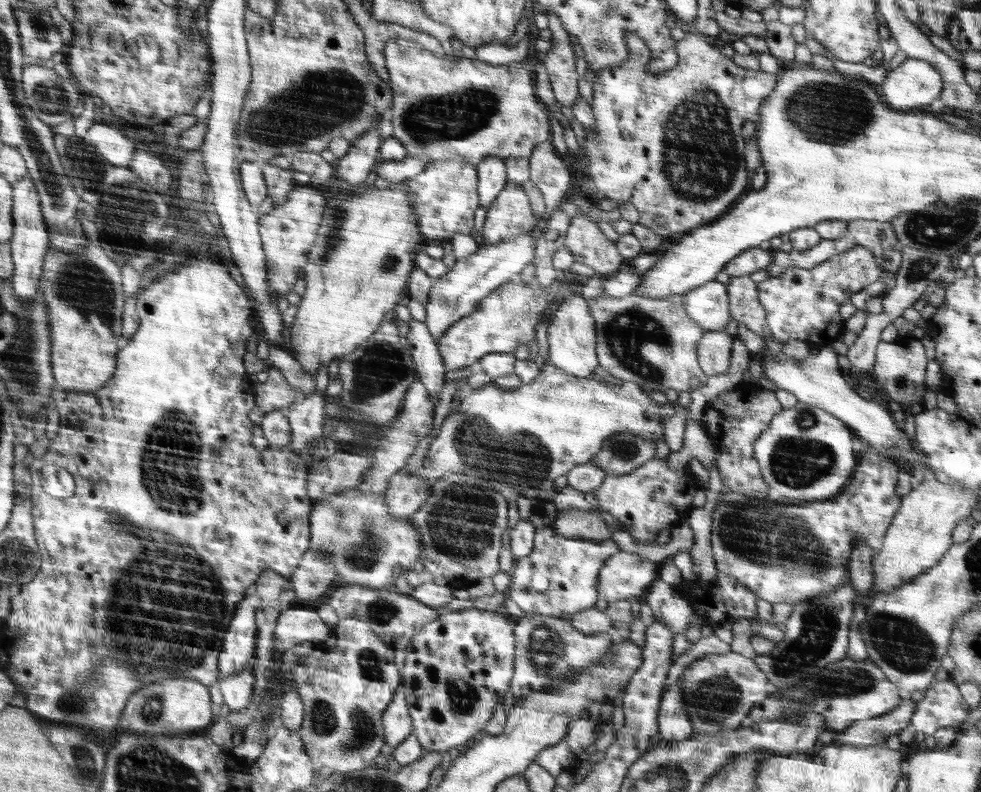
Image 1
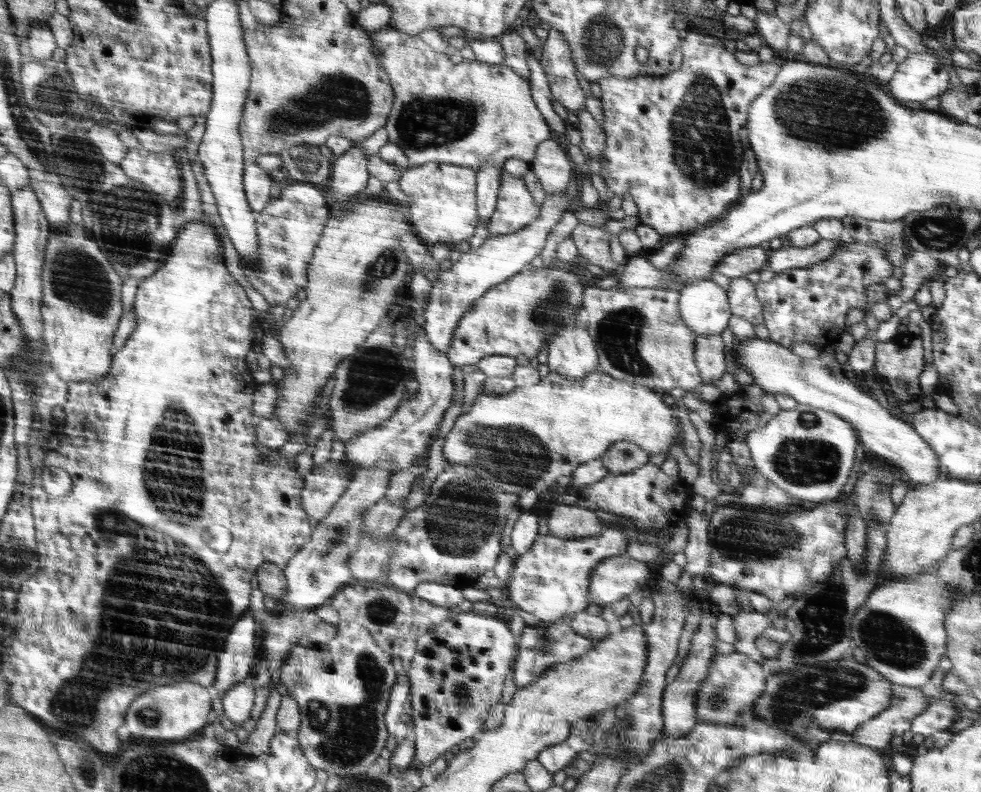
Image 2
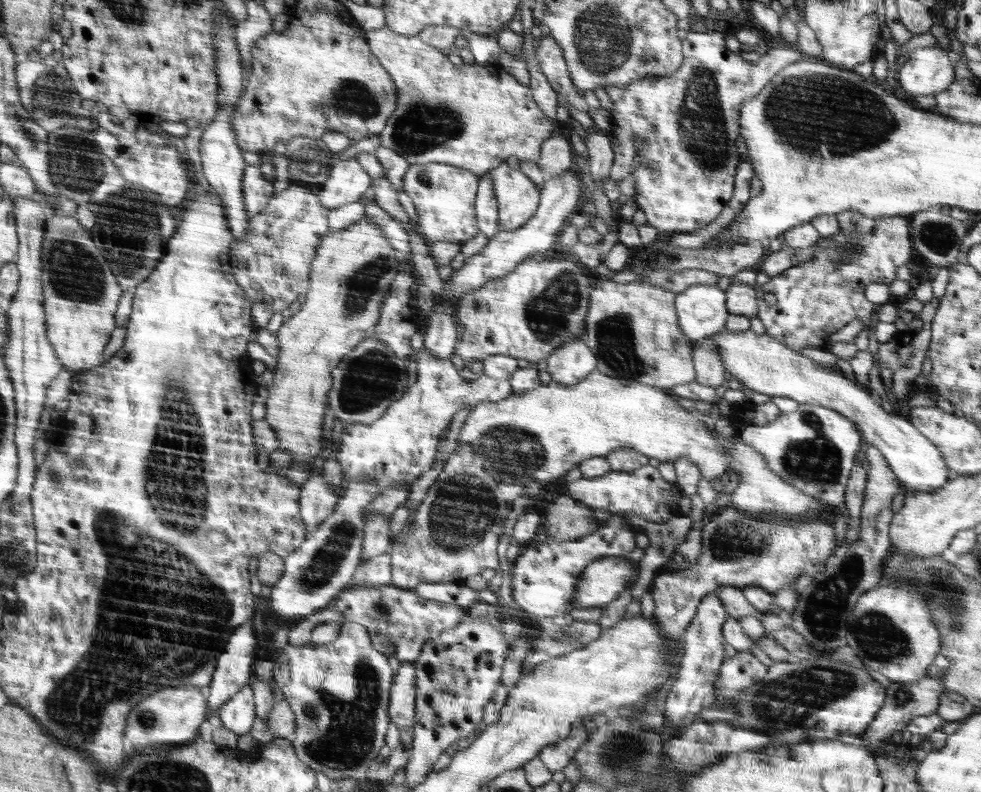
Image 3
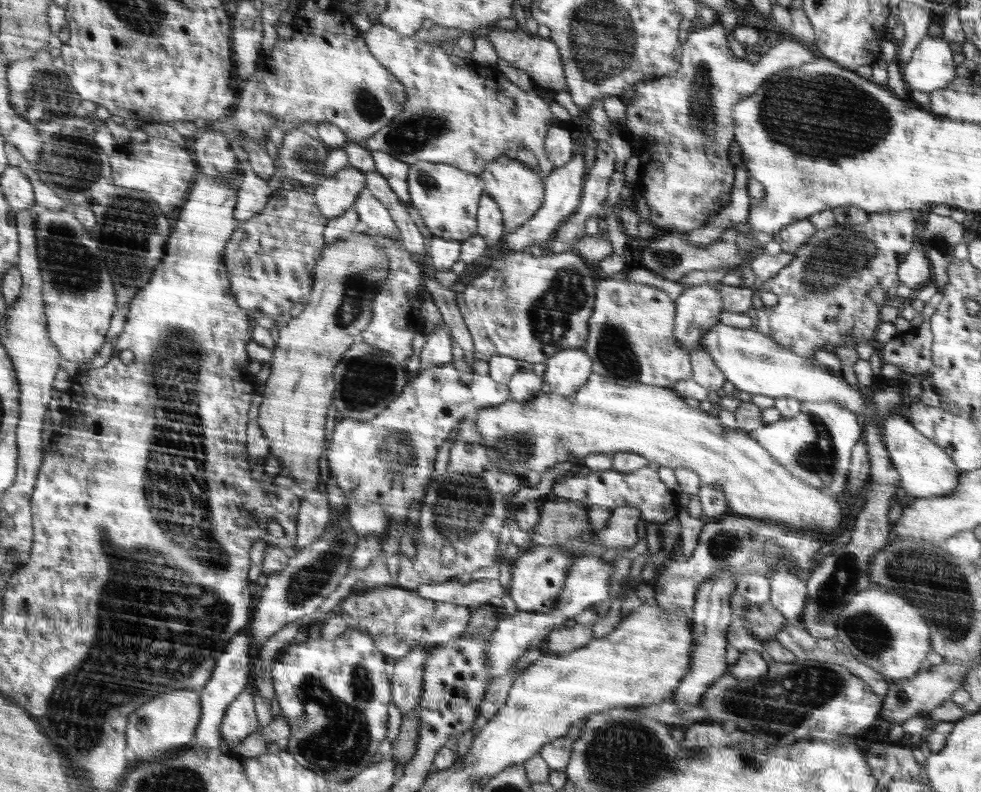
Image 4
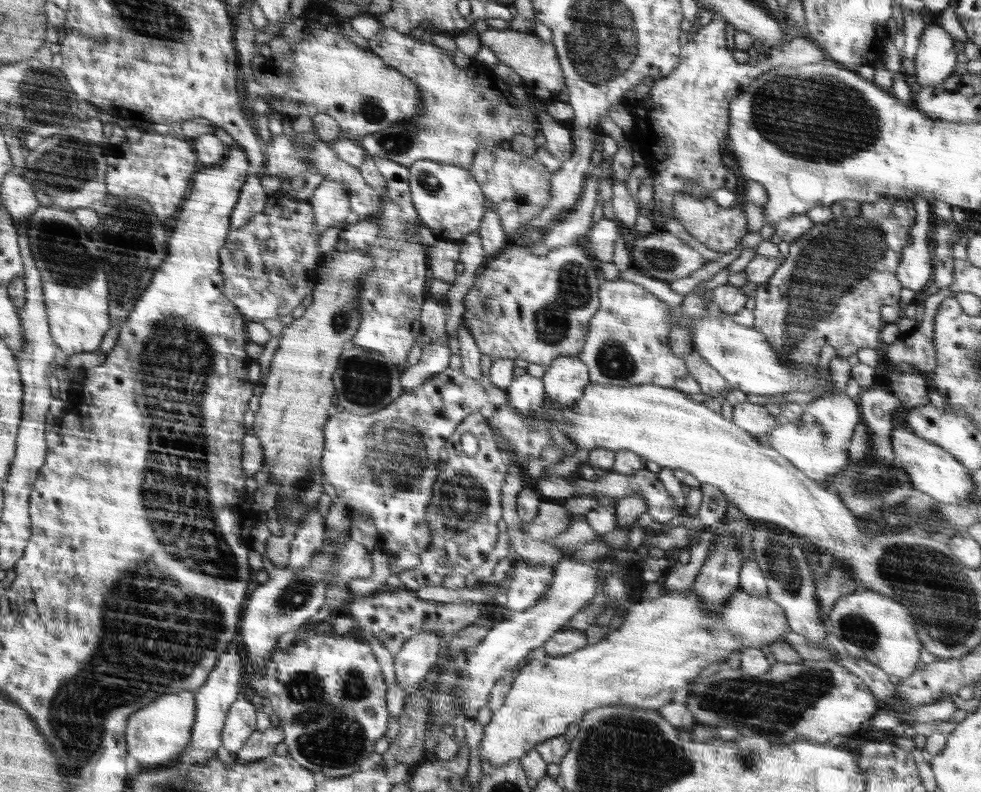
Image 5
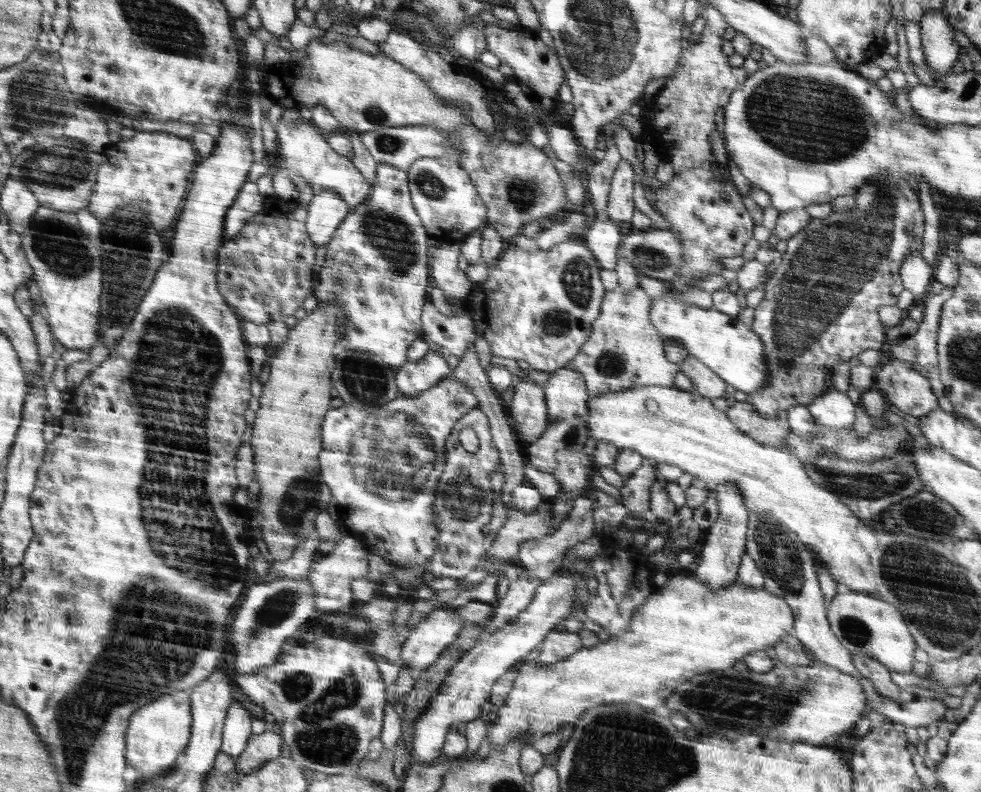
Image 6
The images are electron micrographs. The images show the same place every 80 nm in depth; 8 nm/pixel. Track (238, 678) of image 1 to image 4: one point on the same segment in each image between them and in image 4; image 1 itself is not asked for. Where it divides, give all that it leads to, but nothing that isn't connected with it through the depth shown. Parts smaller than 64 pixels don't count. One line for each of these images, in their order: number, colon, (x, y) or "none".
2: (238, 702)
3: (238, 714)
4: (240, 720)

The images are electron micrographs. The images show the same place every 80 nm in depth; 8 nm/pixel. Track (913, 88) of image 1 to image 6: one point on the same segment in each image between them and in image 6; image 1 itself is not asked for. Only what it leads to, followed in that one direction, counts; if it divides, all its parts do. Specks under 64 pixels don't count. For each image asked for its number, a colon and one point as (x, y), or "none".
2: (920, 77)
3: (927, 70)
4: (931, 67)
5: (935, 59)
6: (940, 49)

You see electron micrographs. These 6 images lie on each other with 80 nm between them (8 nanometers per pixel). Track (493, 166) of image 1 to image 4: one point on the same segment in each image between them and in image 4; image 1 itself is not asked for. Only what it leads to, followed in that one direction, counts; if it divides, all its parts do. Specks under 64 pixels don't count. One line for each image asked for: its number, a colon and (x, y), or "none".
2: (487, 186)
3: (486, 205)
4: (490, 221)

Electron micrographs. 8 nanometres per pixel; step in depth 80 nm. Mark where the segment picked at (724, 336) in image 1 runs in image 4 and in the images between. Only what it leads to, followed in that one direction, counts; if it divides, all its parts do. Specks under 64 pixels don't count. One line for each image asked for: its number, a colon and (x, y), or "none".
2: (710, 351)
3: (710, 371)
4: (706, 373)

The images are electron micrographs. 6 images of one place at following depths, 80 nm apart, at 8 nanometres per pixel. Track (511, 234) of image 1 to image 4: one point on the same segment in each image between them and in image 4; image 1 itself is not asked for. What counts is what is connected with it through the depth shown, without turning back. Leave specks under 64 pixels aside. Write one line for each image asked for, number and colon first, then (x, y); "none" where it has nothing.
2: (515, 209)
3: (517, 197)
4: (517, 190)

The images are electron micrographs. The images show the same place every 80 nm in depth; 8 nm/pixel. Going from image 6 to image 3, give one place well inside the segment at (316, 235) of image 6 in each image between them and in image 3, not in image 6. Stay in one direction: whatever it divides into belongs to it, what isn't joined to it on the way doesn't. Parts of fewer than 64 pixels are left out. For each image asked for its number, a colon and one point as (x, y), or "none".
3: (347, 182)
4: (334, 195)
5: (330, 201)

